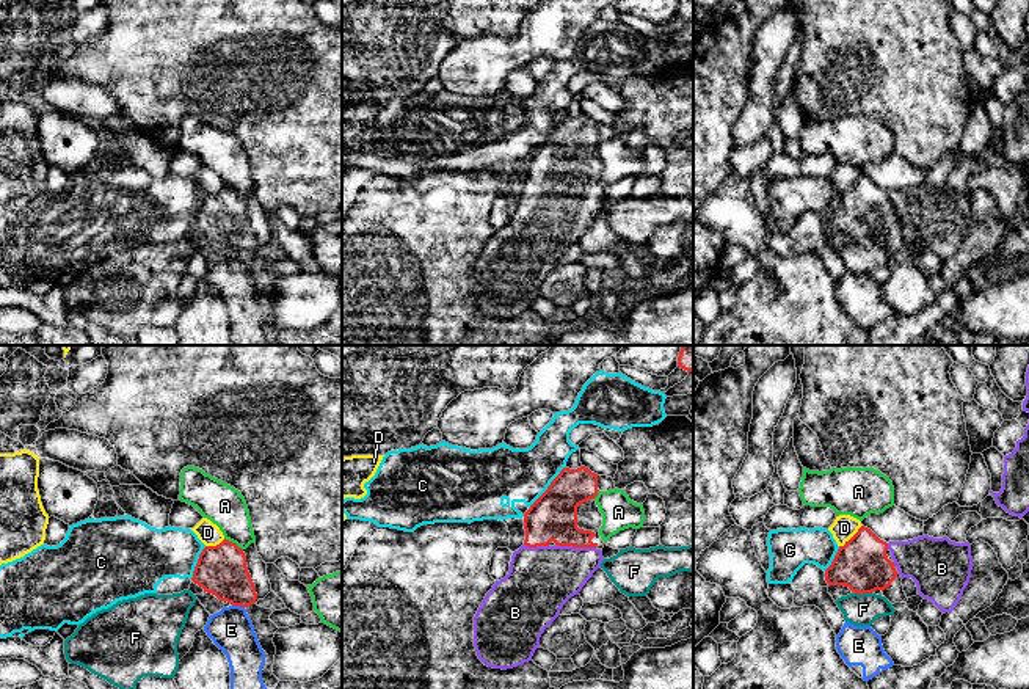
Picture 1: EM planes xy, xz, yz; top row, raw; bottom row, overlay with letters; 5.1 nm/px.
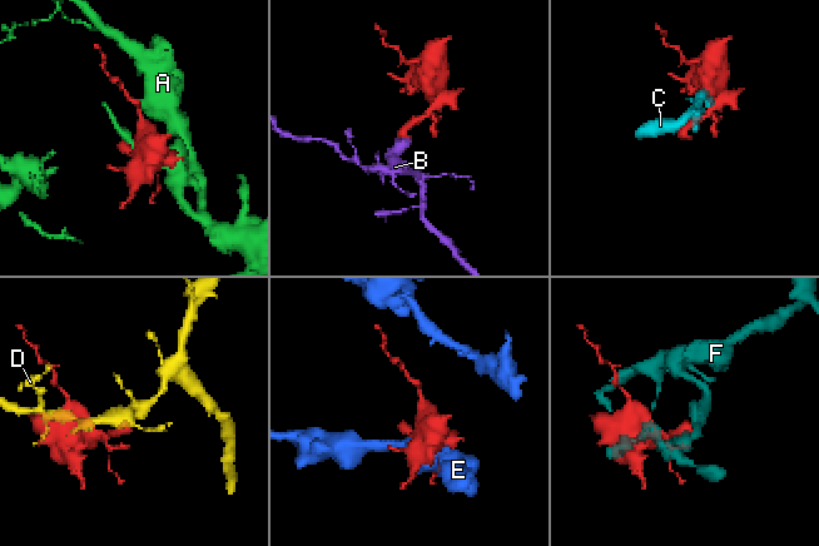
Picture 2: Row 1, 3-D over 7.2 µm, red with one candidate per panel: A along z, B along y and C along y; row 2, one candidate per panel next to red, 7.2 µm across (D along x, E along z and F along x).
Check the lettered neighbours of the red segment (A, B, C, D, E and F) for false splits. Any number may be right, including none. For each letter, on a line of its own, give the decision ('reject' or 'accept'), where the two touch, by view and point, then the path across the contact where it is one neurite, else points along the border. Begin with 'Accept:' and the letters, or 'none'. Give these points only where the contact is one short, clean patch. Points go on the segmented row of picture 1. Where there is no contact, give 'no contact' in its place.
Accept: B
A: reject | xy (234, 543)
B: accept | xz (576, 546) | across xz (552, 517), (576, 546), (541, 579)
C: reject | xz (548, 488) | along xz (565, 466), (529, 509)
D: reject | yz (852, 537) | along yz (861, 524), (839, 546)
E: reject | xy (239, 605)
F: reject | yz (863, 592) | along yz (854, 592), (871, 594)

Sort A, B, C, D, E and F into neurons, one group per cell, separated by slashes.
A / B / C / D / E / F

